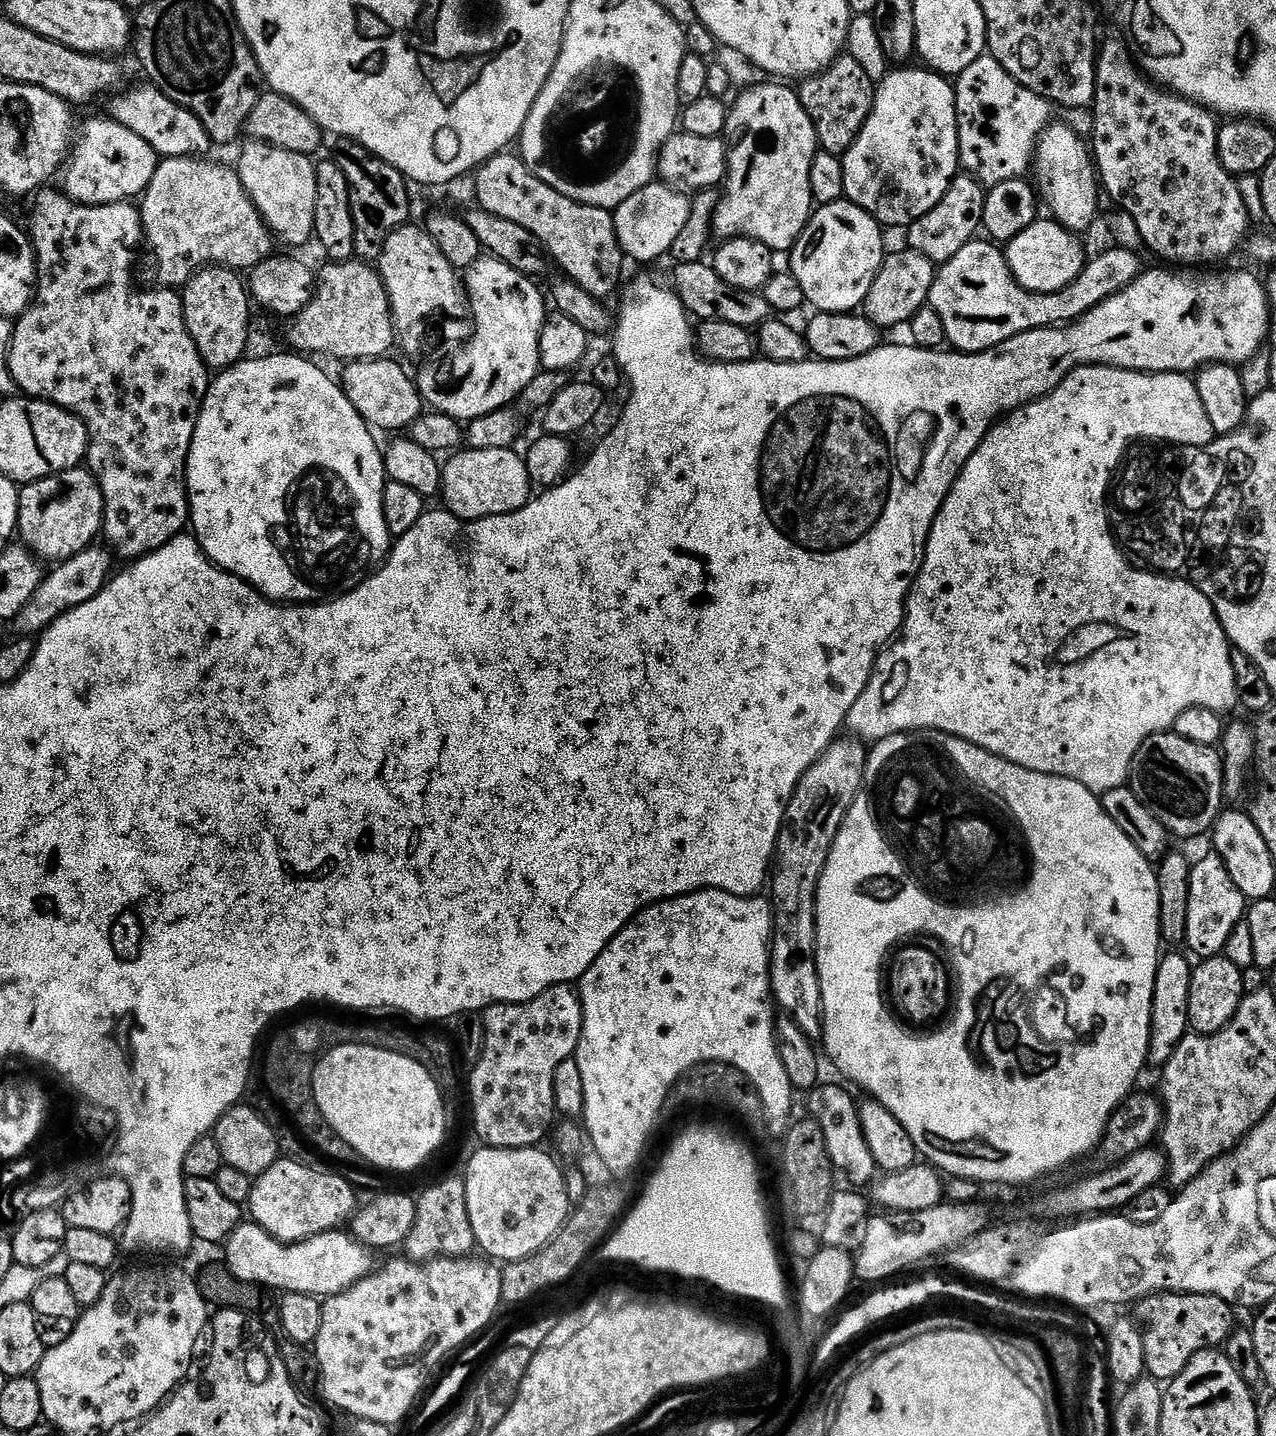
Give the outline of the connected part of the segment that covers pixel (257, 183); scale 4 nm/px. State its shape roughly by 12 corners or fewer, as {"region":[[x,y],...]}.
{"region":[[248,142],[242,186],[288,244],[316,231],[313,157]]}

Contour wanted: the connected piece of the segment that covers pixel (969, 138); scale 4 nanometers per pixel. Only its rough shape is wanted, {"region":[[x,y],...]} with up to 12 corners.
{"region":[[990,54],[954,91],[961,169],[1027,177],[1053,105]]}

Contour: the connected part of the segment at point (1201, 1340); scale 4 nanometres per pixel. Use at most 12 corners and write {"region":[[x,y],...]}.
{"region":[[1156,1293],[1146,1342],[1171,1382],[1232,1335],[1233,1305],[1210,1294]]}

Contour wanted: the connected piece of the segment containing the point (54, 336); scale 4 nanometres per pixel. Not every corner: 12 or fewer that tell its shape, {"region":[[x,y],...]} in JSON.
{"region":[[35,197],[8,368],[88,427],[103,539],[189,527],[210,369],[135,203]]}

